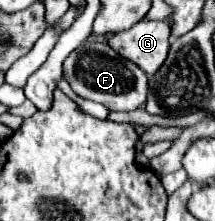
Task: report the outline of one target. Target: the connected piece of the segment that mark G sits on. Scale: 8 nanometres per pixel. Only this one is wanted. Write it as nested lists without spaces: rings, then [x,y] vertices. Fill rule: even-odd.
[[[140,21],[128,31],[114,33],[110,37],[110,47],[122,57],[134,61],[148,77],[152,77],[166,61],[170,43],[170,27],[164,21]]]

